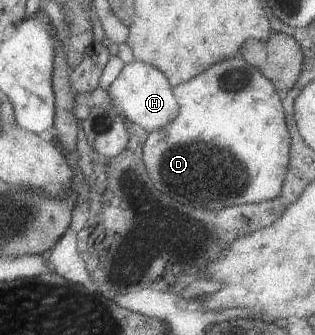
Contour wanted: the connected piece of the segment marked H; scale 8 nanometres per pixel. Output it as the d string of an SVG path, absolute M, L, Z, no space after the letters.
M134 60L123 67L108 89L111 100L125 112L127 120L130 123L143 126L151 133L168 126L181 113L181 106L173 88L173 84L163 70L147 62Z

